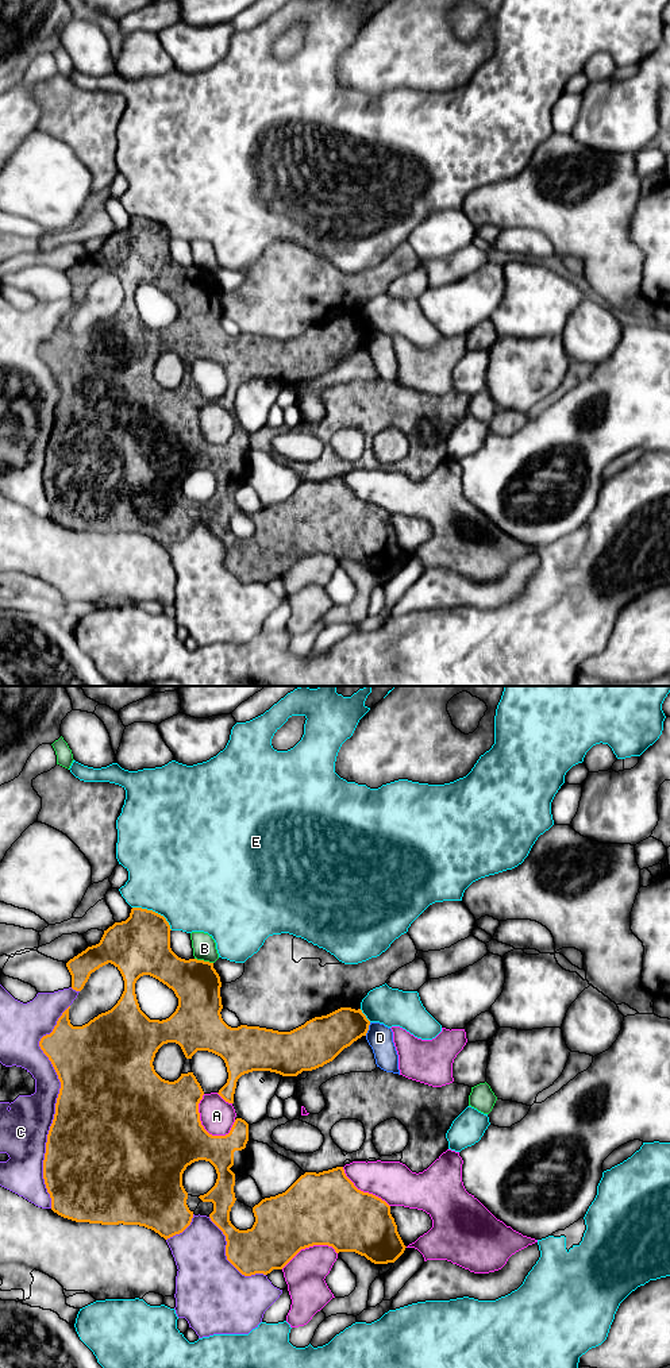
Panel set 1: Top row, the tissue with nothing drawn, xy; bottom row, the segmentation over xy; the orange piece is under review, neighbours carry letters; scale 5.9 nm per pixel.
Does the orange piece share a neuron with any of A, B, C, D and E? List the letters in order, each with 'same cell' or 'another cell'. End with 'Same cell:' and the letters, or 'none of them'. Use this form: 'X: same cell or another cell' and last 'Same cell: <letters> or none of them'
A: another cell
B: another cell
C: another cell
D: another cell
E: another cell
Same cell: none of them

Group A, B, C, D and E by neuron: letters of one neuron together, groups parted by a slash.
A / B / C / D / E

